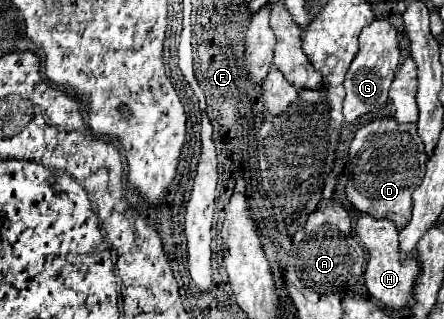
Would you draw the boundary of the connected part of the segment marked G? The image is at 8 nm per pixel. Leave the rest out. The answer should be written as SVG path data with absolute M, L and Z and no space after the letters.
M384 17L374 19L370 25L366 25L360 33L360 49L346 73L344 87L344 119L346 123L358 121L362 115L378 111L388 101L388 89L392 83L392 77L396 73L396 67L400 65L400 43L398 43L398 29Z

